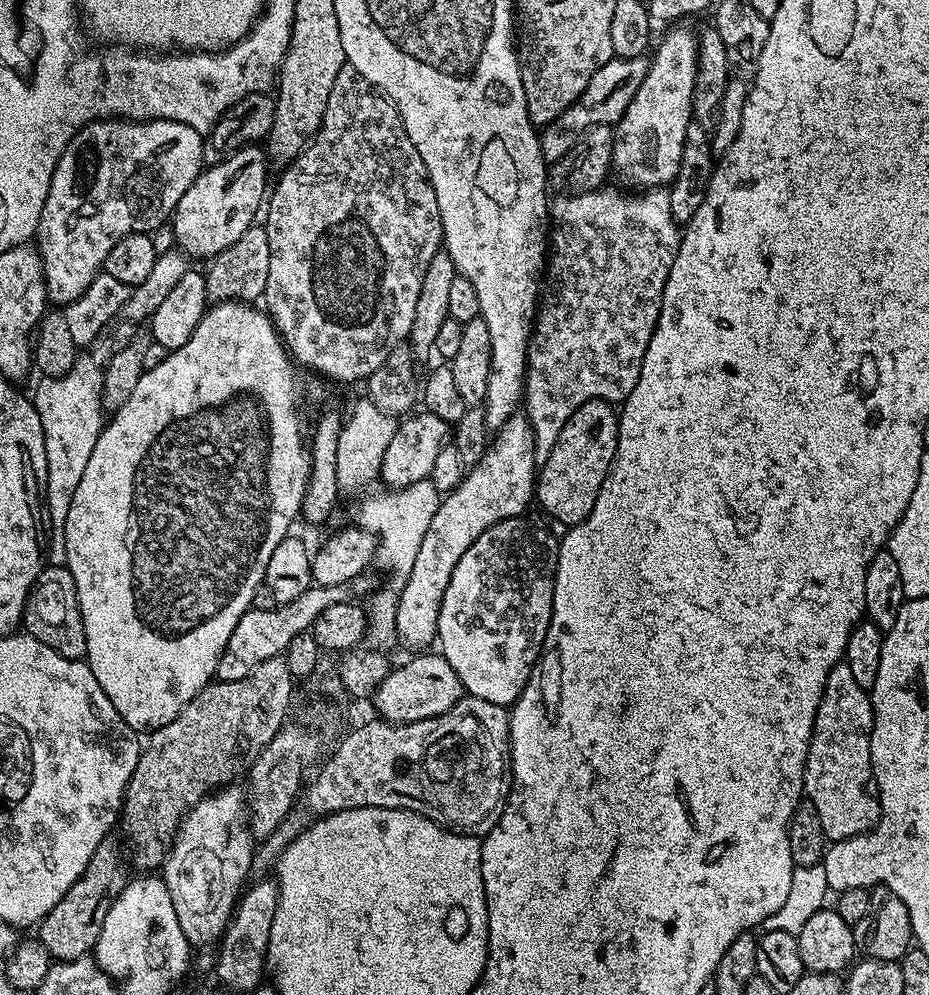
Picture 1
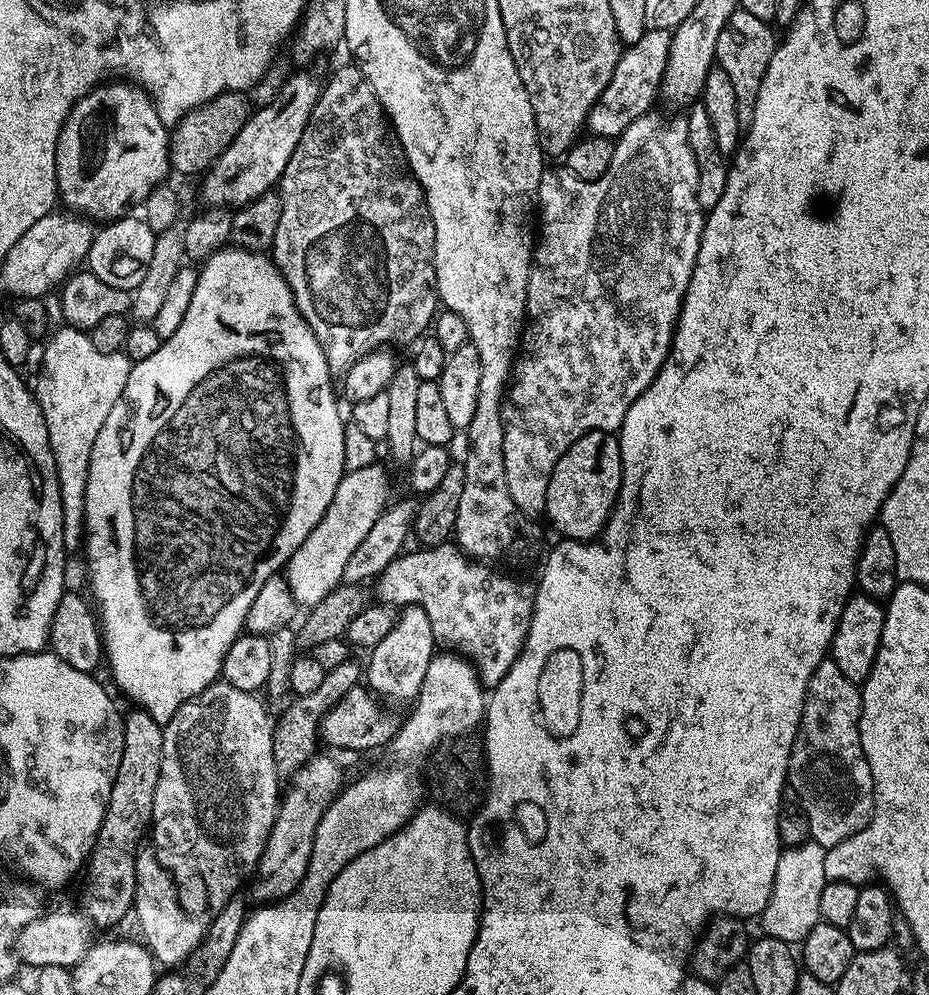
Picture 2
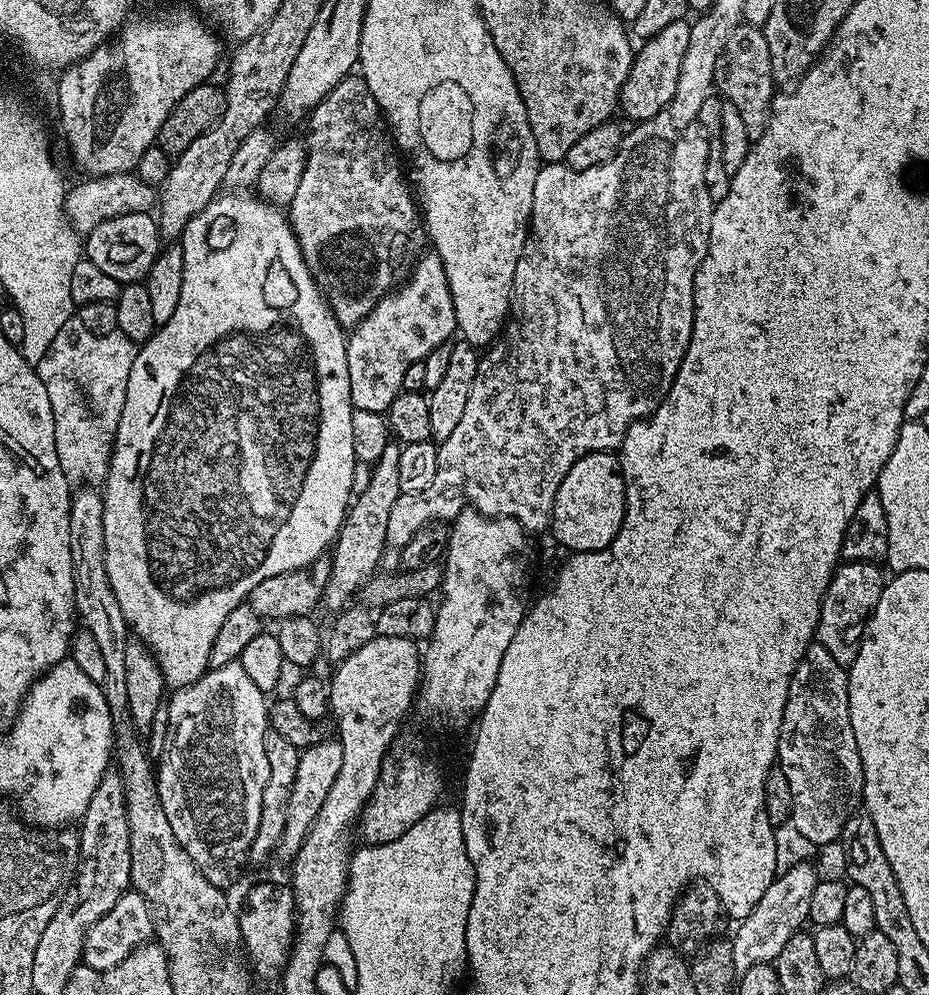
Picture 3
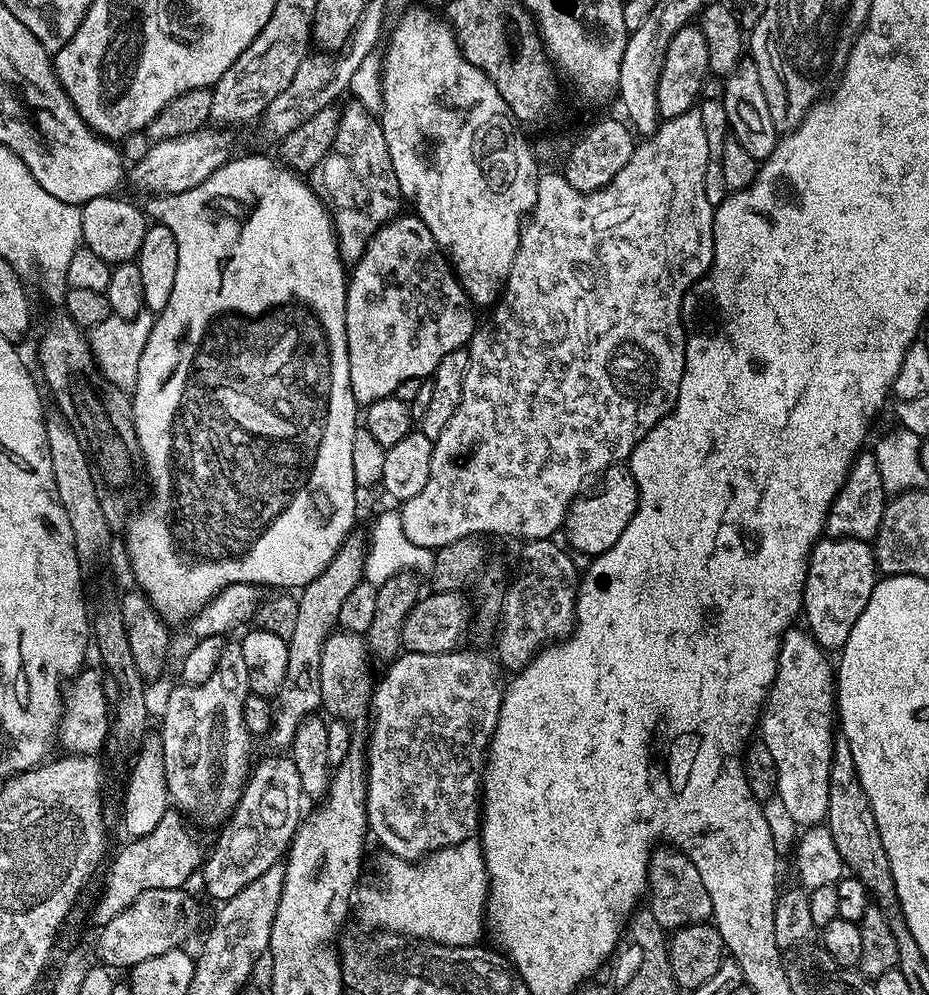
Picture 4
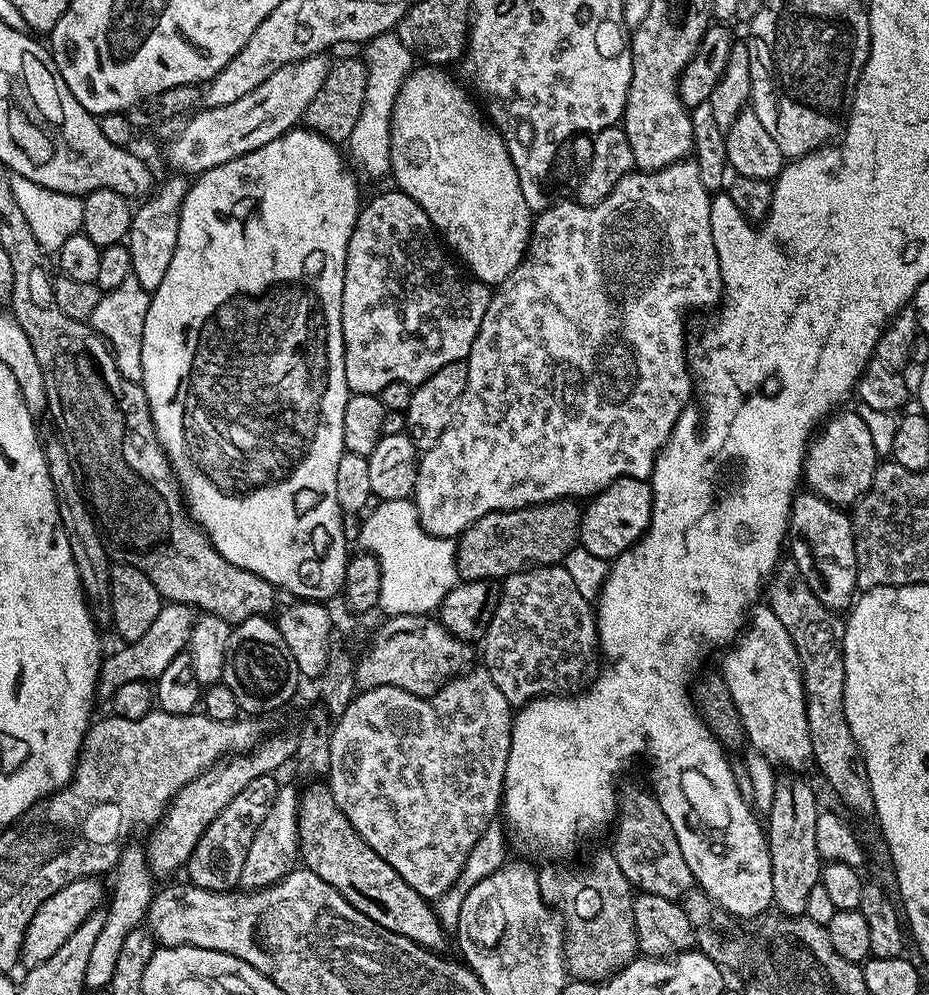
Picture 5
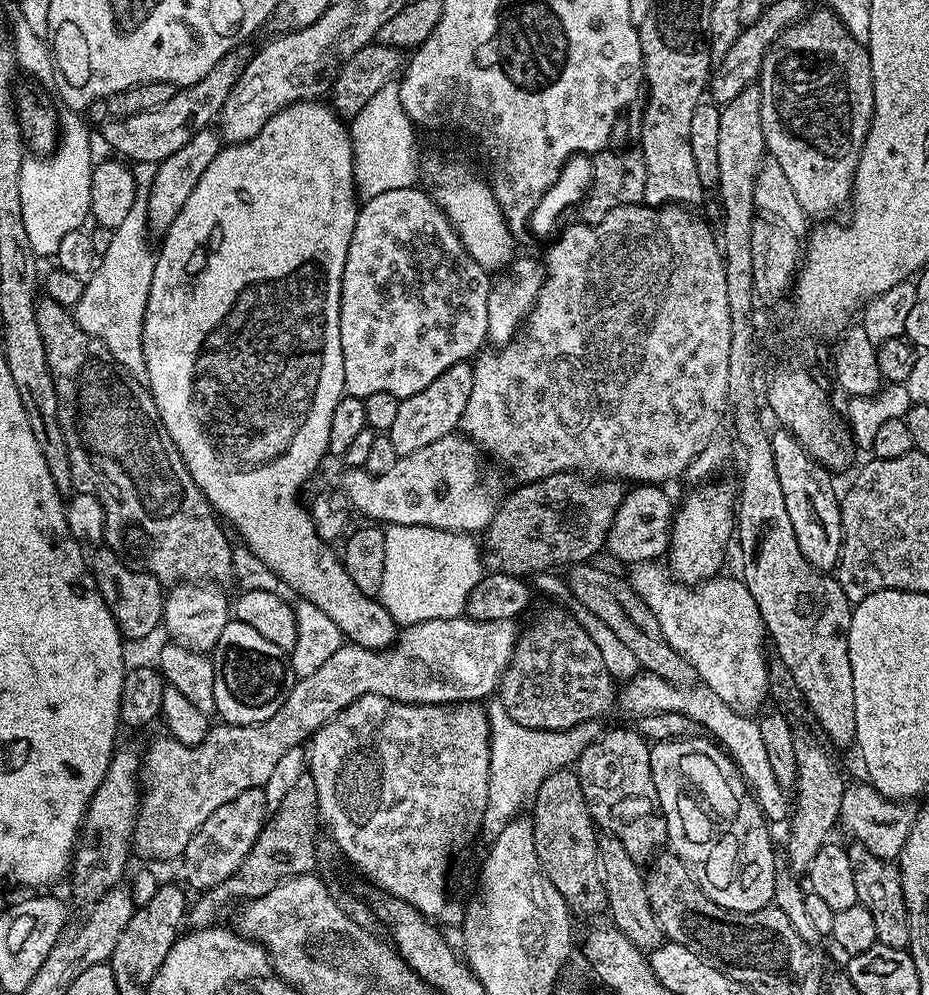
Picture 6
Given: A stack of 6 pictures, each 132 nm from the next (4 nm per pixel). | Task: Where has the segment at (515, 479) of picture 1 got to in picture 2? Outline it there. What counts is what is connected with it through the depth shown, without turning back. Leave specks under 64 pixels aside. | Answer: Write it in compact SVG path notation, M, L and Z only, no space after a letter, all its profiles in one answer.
M409 606L397 615L390 634L370 650L369 656L372 657L368 660L368 666L366 662L367 687L381 697L393 696L396 700L412 702L419 694L426 677L426 669L430 667L430 662L437 652L438 641L430 626L430 618L426 616L426 610Z

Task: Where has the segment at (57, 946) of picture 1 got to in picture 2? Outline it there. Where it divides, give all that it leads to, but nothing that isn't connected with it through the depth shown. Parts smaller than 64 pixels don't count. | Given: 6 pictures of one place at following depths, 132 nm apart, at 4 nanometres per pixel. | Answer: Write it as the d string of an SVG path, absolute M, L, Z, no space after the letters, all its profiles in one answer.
M133 707L132 712L125 711L124 745L122 746L122 762L118 762L116 777L110 790L108 805L104 811L104 821L96 835L96 844L92 855L86 861L88 881L84 884L84 906L82 913L92 923L93 929L110 928L118 923L124 915L131 913L136 899L136 854L141 851L140 839L145 839L146 829L152 823L152 803L154 790L158 786L158 774L162 770L162 738L164 729L146 710Z

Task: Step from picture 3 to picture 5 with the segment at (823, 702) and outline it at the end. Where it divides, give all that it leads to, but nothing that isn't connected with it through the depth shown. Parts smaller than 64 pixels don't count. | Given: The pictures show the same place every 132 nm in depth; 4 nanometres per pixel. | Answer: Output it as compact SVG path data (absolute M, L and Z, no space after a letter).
M767 606L753 608L744 631L724 654L724 661L718 667L718 672L724 677L726 686L729 687L730 697L734 700L734 706L737 707L738 714L741 716L747 743L755 751L764 755L777 769L797 774L803 773L805 771L803 768L813 763L810 722L806 718L804 679L798 650L790 634L786 634L786 626L778 622L778 614L774 614L774 610Z

